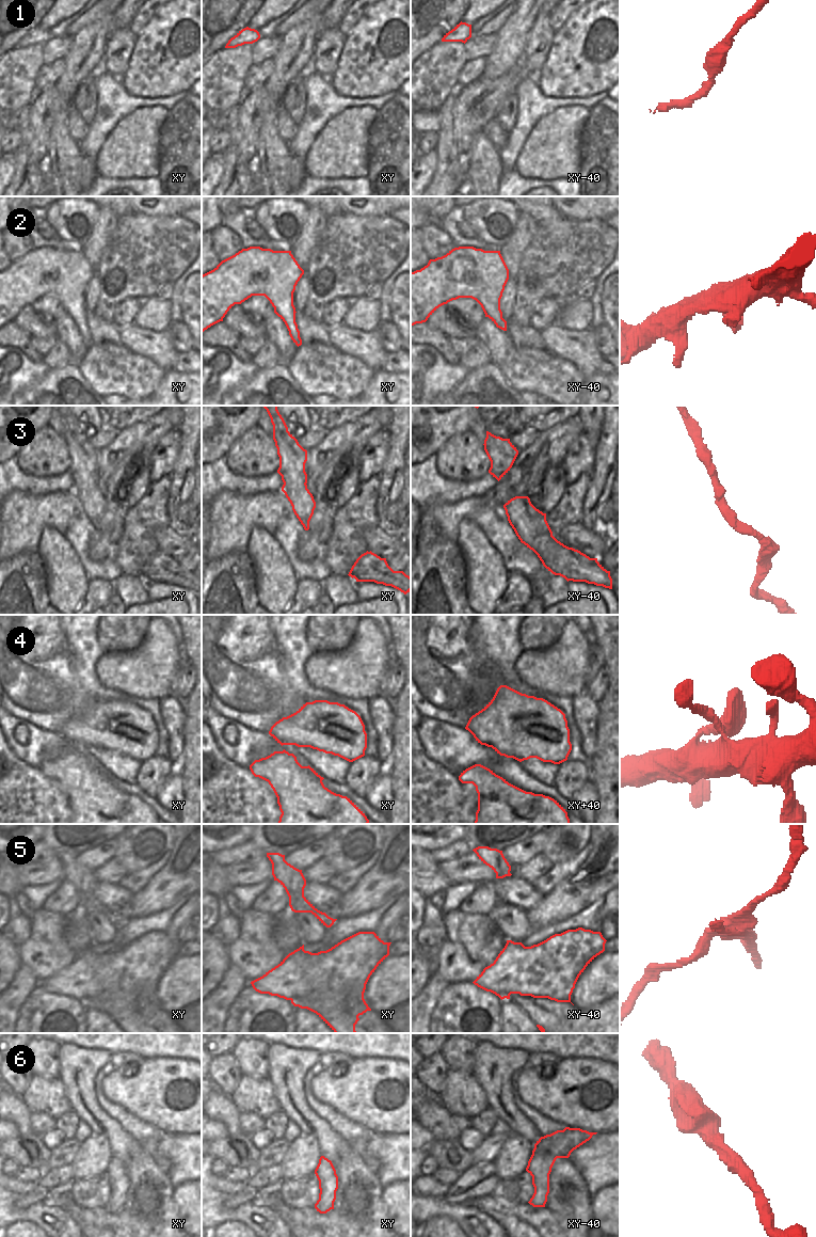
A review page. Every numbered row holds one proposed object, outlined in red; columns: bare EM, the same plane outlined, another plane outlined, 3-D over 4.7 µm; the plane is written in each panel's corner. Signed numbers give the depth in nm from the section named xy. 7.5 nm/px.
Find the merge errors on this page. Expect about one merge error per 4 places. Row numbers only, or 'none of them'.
5

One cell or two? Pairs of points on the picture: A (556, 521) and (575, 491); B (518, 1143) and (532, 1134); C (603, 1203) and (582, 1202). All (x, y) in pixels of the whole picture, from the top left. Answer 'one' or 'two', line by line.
A: one
B: two
C: two

